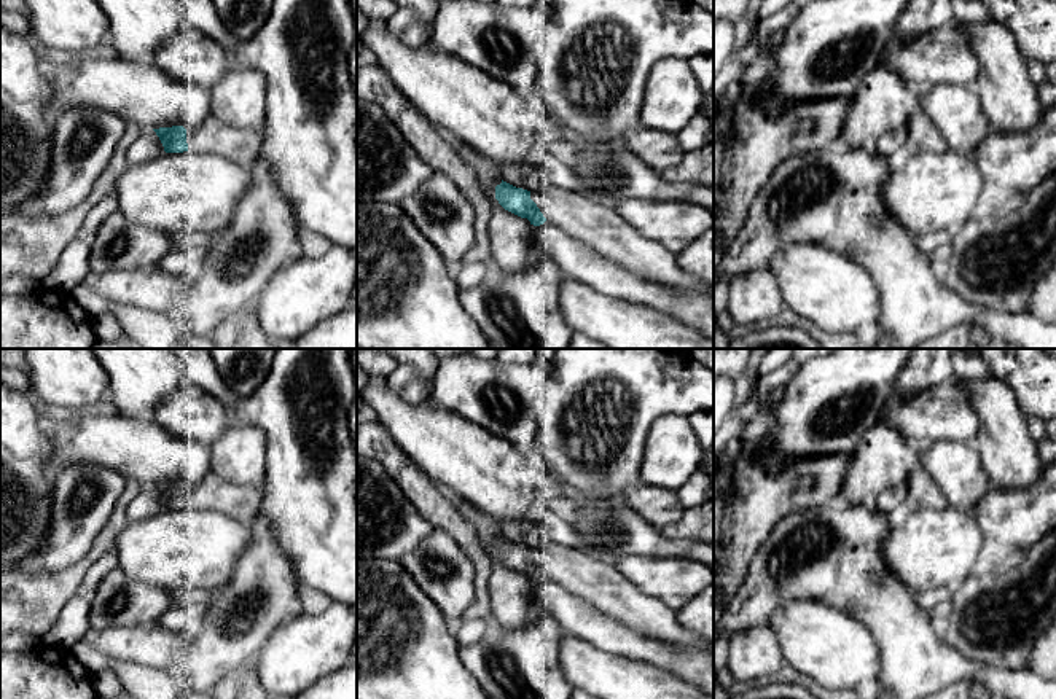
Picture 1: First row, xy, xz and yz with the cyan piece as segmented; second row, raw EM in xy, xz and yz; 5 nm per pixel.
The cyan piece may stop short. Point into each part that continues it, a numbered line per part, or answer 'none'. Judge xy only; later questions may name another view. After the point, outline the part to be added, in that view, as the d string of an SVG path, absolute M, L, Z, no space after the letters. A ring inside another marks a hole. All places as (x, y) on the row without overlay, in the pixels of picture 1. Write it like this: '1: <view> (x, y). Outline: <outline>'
1: xy (244, 502). Outline: M209 473L198 486L186 487L188 508L218 511L252 524L263 510L261 486L233 484Z

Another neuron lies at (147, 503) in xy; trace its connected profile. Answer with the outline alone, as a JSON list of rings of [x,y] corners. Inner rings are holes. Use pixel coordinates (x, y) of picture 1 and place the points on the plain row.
[[[153,486],[143,487],[127,505],[127,521],[142,521],[161,513],[164,503]]]

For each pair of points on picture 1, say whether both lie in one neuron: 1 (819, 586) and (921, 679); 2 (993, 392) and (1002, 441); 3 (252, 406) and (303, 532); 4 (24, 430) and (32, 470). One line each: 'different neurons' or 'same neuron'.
1: same neuron
2: same neuron
3: same neuron
4: same neuron

